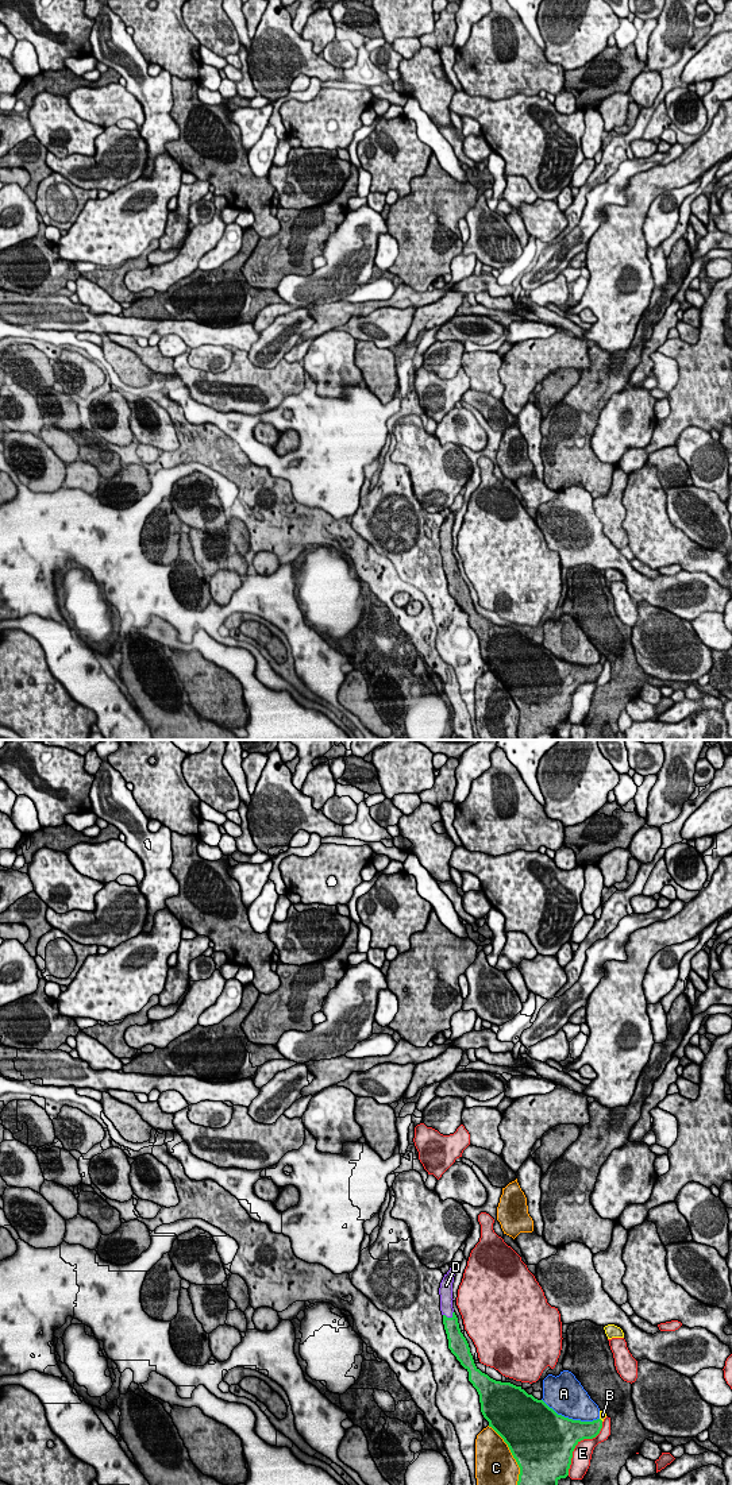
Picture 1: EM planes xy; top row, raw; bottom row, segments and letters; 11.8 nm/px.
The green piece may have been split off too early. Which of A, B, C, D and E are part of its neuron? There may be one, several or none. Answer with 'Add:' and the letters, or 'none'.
Add: D

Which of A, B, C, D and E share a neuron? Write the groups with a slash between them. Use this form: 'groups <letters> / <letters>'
groups A / B / C / D / E

